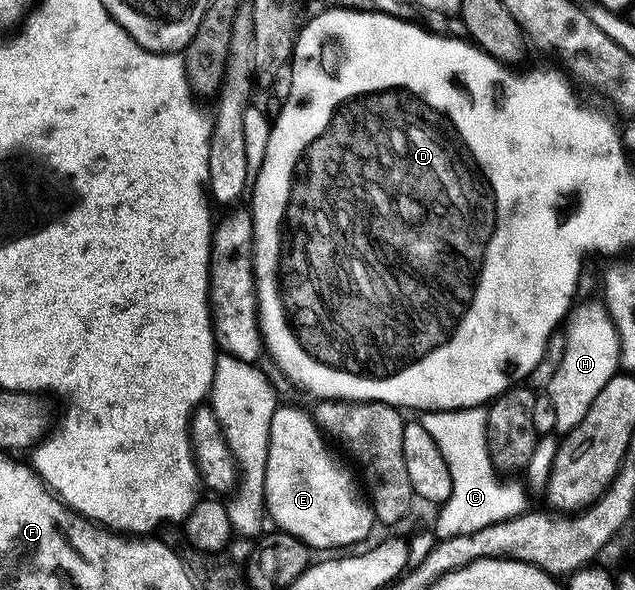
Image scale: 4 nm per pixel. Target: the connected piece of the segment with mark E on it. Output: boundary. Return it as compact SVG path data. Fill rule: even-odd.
M278 405L275 416L271 416L265 508L278 531L295 536L314 551L341 552L344 546L363 541L375 527L375 519L355 474L353 479L328 445L308 409Z

